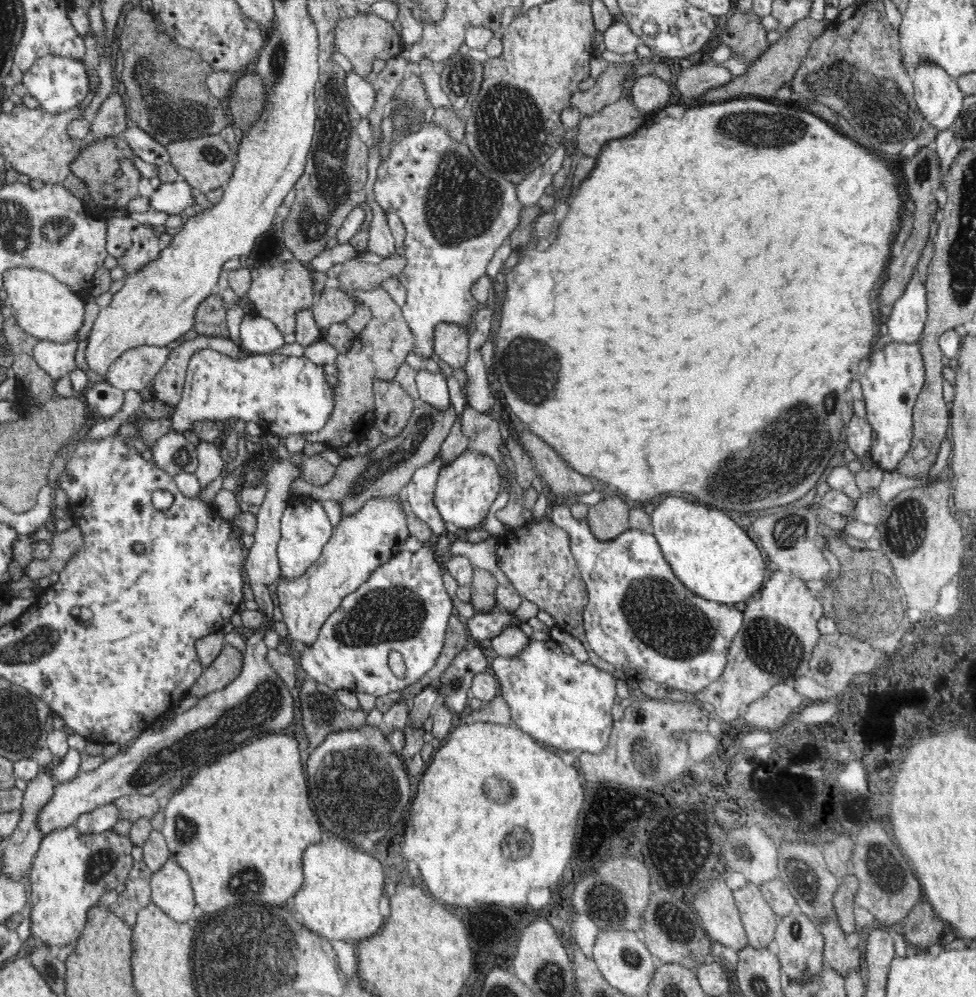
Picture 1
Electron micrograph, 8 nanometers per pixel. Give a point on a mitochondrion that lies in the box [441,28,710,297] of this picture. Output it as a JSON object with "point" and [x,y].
{"point":[508,134]}

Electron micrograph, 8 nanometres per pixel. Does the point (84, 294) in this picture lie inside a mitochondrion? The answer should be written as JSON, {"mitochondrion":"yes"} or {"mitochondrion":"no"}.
{"mitochondrion":"no"}

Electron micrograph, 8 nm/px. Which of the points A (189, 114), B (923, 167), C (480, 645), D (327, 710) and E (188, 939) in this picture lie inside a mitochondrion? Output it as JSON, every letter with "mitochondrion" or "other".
{"A":"mitochondrion","B":"mitochondrion","C":"other","D":"mitochondrion","E":"mitochondrion"}

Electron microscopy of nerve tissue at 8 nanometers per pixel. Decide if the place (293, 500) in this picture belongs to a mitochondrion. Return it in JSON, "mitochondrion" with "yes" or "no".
{"mitochondrion":"no"}

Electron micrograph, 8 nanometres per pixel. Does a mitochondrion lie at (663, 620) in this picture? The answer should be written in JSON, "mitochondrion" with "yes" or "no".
{"mitochondrion":"yes"}

